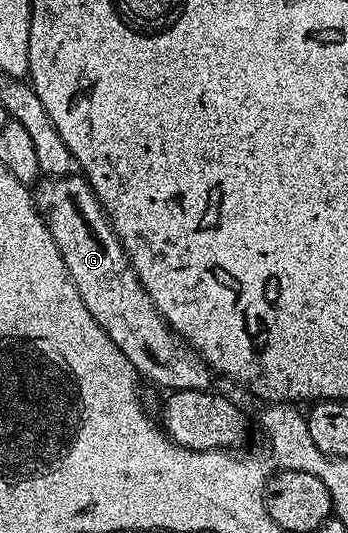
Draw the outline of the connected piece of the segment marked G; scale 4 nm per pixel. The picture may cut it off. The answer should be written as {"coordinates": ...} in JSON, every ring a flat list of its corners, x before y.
{"coordinates":[[79,173,68,178,41,177,34,186,36,210,50,228,50,236,54,236,54,244,58,244,58,252,62,252,62,260,66,264,66,272,70,272,70,280,74,280,74,288,78,288,78,296,82,296,82,304,86,304,90,316,98,320,102,332,110,336,110,340,130,360,141,379,153,382,156,386,165,386,165,391,173,390,208,390,211,387,213,371,208,369,203,358,181,340,169,328,163,316,154,308,146,288,138,280,134,268,128,263,128,254,120,237,114,232,112,222,105,214,102,204,96,199,92,185]]}

